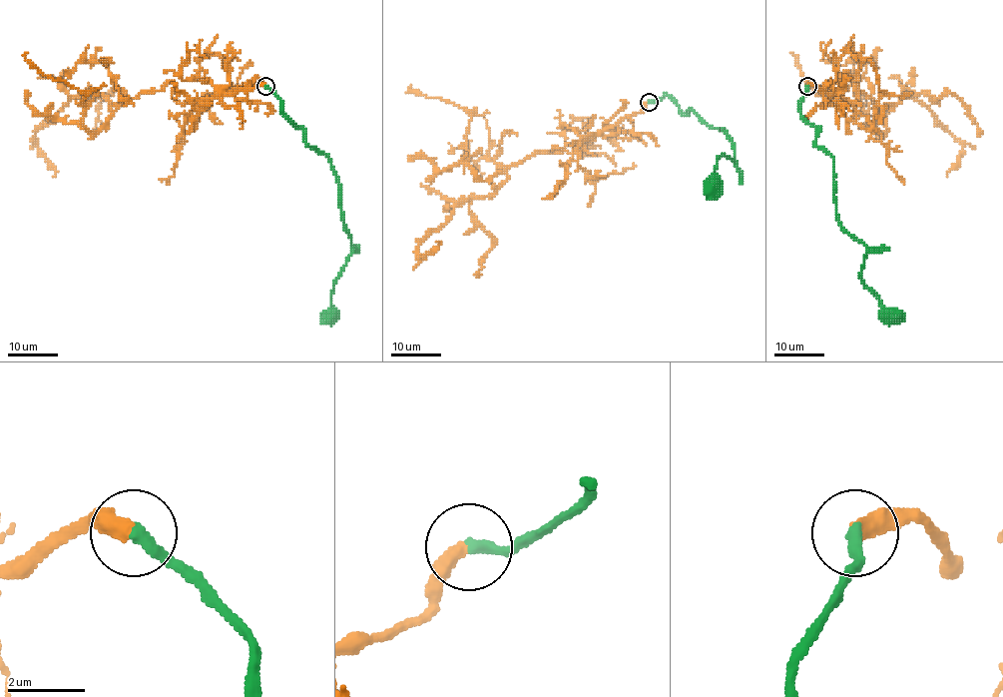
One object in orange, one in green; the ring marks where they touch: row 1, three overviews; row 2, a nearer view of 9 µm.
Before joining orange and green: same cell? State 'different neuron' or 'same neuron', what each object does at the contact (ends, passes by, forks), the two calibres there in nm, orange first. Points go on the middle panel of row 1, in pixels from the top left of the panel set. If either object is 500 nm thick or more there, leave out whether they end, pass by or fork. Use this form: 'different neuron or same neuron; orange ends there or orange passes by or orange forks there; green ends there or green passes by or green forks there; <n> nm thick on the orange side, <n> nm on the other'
same neuron; orange ends there; green ends there; 420 nm thick on the orange side, 320 nm on the other

